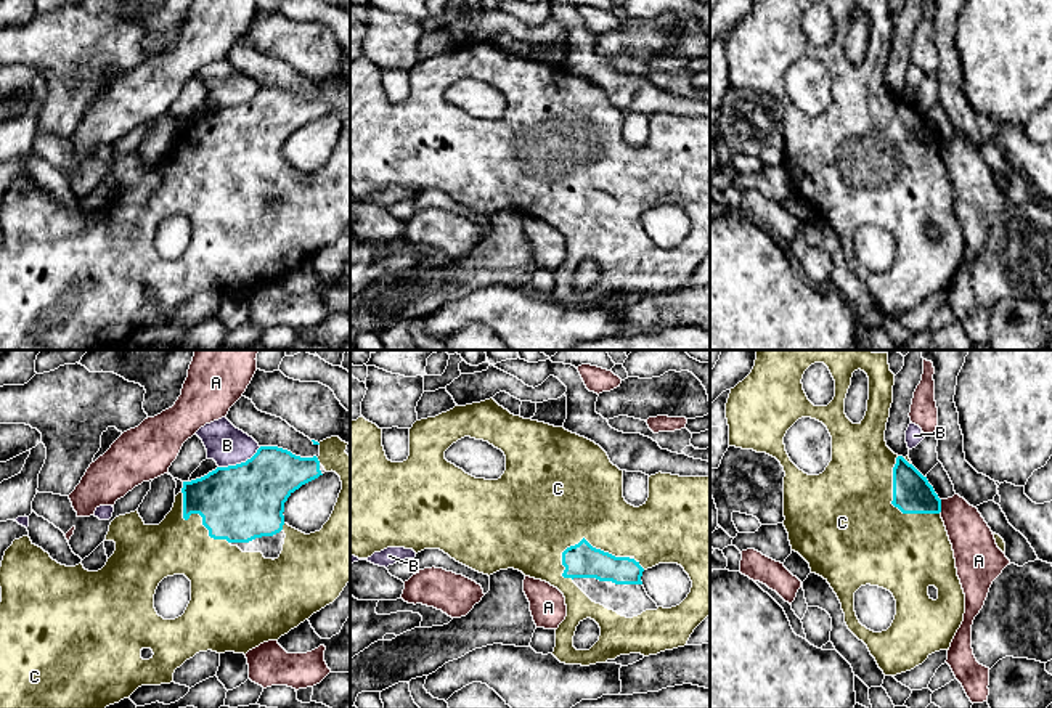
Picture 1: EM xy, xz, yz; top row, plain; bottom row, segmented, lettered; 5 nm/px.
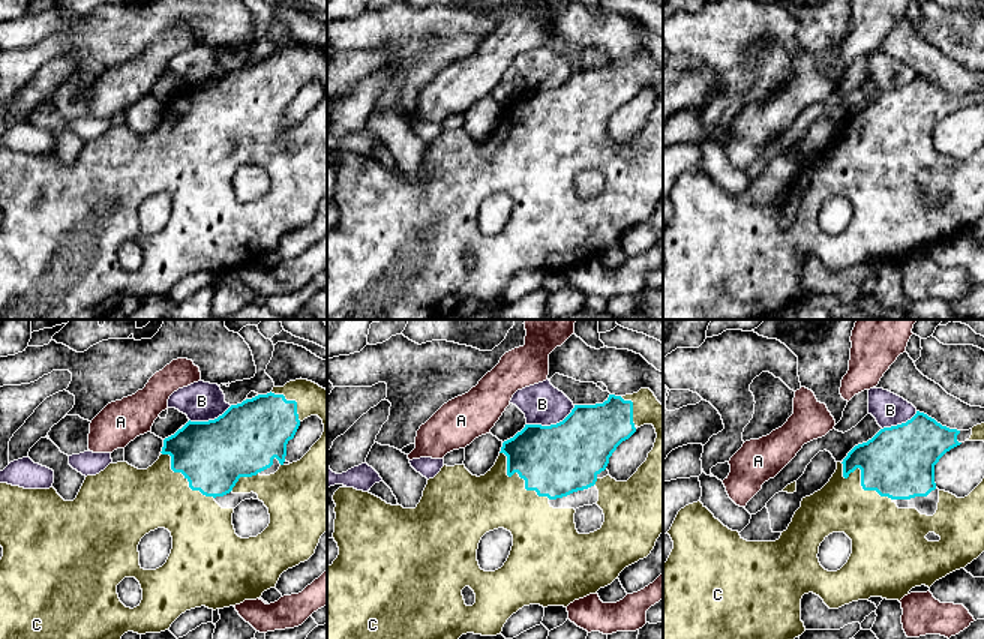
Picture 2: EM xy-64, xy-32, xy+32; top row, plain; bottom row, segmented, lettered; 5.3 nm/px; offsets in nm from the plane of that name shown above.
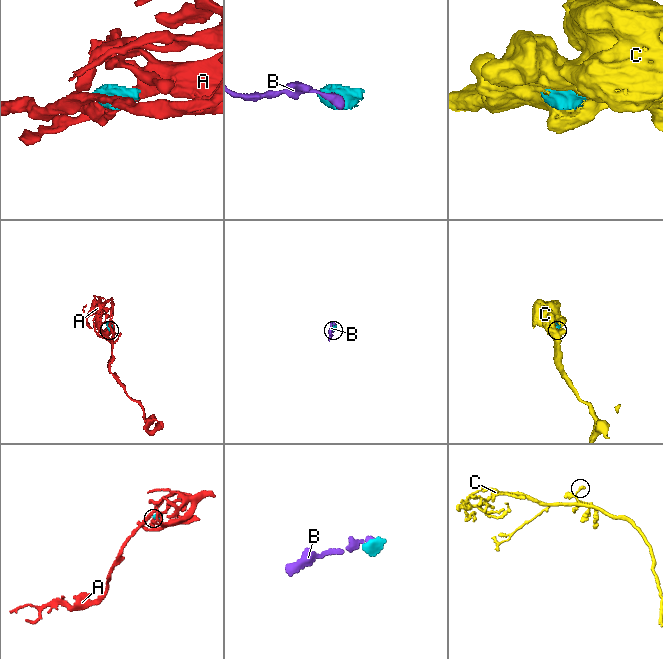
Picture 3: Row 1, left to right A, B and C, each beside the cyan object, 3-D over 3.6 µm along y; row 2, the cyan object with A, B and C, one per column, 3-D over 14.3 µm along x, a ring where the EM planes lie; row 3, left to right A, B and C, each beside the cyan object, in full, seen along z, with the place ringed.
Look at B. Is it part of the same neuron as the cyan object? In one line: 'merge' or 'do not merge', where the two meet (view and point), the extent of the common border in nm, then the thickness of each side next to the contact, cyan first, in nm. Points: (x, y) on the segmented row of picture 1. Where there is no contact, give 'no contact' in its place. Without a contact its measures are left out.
do not merge; contact xy (241, 463); length 240 nm; calibres 380 and 200 nm

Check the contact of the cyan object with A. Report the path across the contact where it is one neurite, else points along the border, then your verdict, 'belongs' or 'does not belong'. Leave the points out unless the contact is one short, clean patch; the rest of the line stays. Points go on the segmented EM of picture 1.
border along yz (941, 500), (938, 512); does not belong

